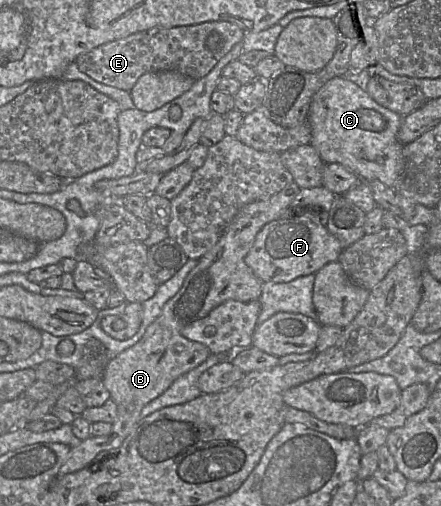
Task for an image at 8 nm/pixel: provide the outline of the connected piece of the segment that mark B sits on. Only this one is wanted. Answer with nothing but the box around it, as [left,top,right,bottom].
[57,181,300,477]

